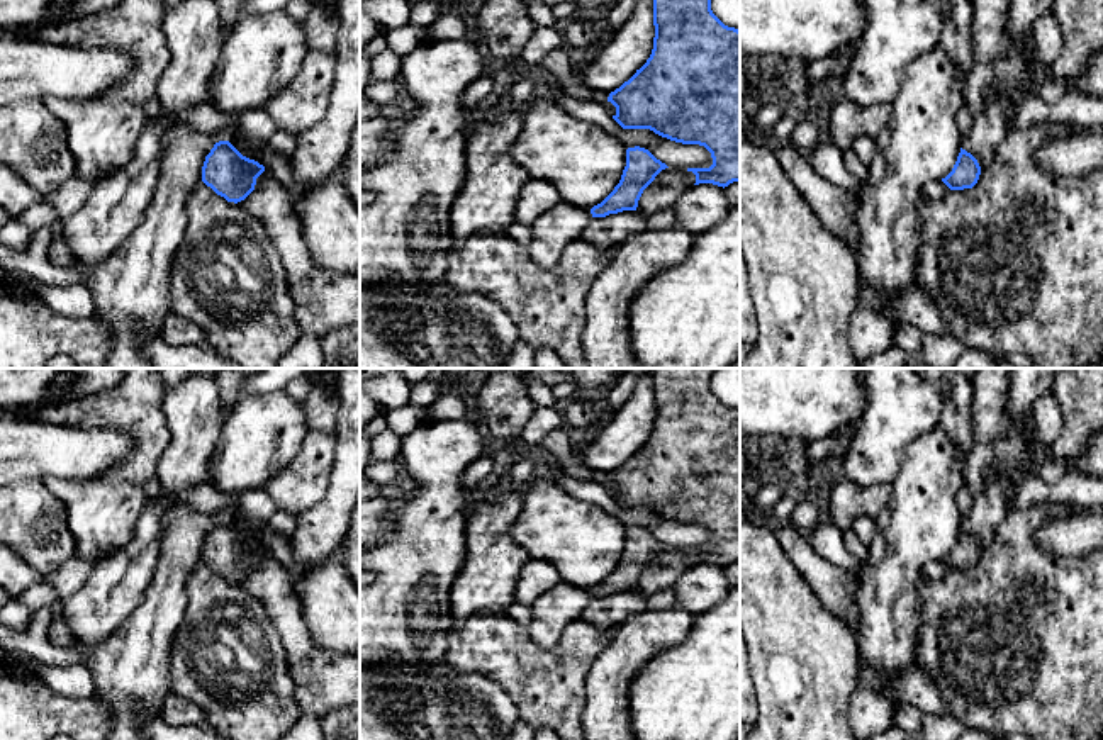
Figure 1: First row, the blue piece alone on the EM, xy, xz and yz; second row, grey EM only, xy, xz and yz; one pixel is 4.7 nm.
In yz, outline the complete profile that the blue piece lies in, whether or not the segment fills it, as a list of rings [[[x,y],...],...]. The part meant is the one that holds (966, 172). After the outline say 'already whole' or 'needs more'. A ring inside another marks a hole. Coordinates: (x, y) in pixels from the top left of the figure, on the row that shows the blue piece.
[[[960,148],[960,153],[957,156],[952,171],[945,178],[942,178],[942,182],[950,190],[964,190],[964,188],[972,188],[977,183],[979,175],[981,175],[981,166],[977,160],[971,153]]]; already whole

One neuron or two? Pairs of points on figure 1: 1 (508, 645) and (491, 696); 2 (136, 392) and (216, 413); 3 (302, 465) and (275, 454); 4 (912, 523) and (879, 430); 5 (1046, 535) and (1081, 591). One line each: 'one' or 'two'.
1: two
2: two
3: two
4: two
5: two

